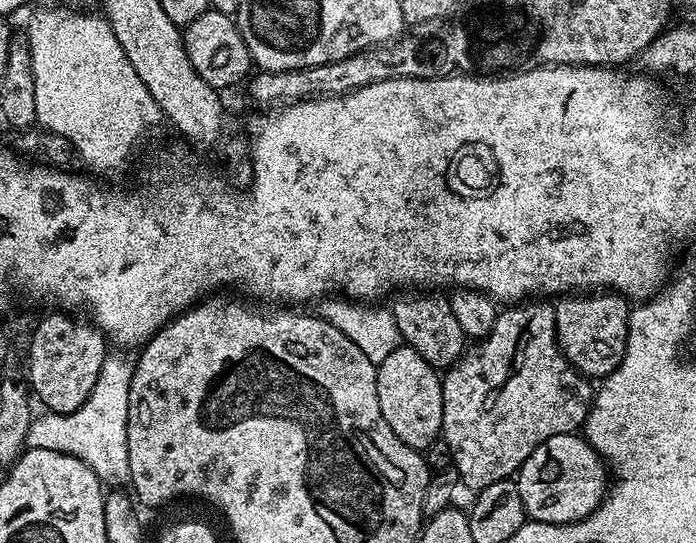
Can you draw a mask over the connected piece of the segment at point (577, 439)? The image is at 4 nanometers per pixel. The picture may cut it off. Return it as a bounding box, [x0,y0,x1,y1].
[518,432,606,524]

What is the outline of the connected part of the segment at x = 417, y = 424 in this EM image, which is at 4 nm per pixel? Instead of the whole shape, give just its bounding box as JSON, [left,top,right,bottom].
[377,346,442,450]

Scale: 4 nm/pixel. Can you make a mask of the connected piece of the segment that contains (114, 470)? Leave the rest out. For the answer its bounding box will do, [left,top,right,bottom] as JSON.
[24,359,130,486]

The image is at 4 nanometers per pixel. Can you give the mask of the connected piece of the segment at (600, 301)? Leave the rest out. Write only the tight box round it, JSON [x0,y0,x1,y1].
[555,294,628,378]

